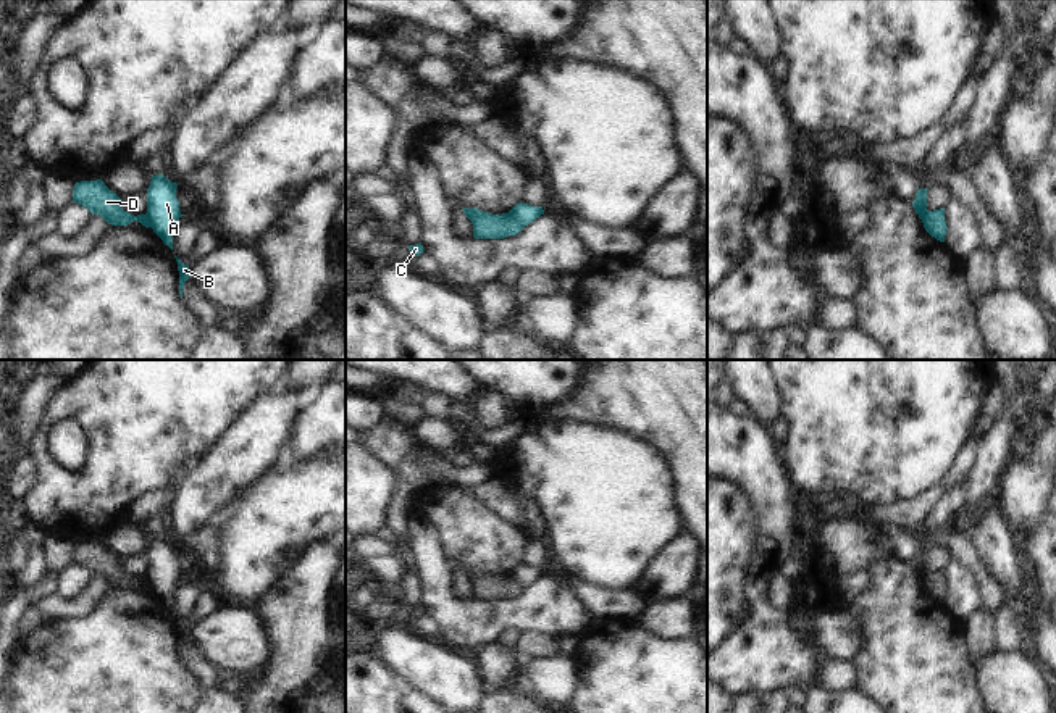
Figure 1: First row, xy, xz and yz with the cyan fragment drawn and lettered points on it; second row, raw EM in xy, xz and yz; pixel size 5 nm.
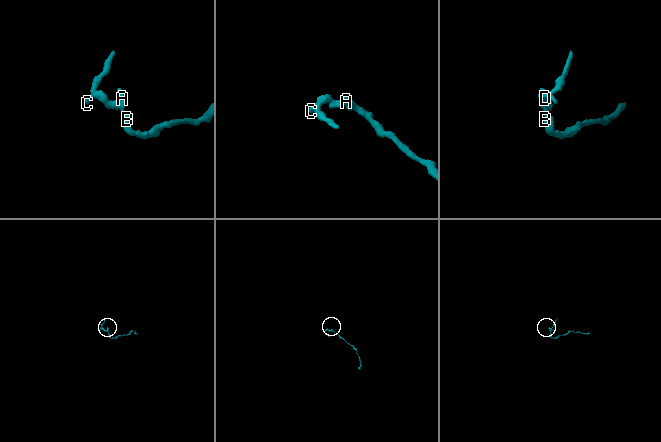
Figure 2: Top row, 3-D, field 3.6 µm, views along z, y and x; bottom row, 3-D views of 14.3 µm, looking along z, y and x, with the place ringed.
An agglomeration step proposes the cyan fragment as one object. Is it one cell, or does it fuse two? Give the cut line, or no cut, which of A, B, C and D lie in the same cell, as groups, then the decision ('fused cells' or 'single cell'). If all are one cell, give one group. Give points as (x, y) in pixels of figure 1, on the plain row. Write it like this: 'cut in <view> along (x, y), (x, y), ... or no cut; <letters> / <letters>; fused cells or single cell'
cut in xz along (507, 575), (522, 589); A B / C D; fused cells

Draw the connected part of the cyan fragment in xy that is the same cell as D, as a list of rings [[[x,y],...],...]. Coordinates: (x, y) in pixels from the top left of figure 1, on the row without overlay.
[[[102,540],[76,544],[73,563],[87,569],[92,576],[100,576],[111,587],[128,587],[139,582],[142,587],[150,589],[145,576],[134,577],[124,573],[121,560]]]

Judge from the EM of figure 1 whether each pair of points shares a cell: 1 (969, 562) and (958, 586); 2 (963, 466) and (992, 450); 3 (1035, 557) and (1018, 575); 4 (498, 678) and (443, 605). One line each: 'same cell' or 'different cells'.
1: different cells
2: different cells
3: different cells
4: different cells

